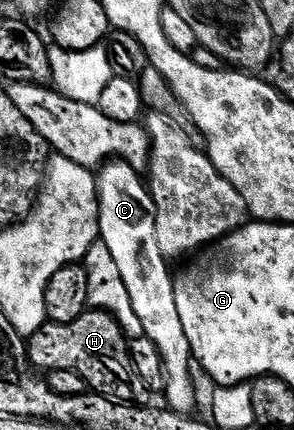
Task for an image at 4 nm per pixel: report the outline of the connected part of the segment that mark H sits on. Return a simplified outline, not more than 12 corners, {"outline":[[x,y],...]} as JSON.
{"outline":[[89,309],[27,336],[29,364],[73,371],[95,394],[146,389],[116,315]]}

